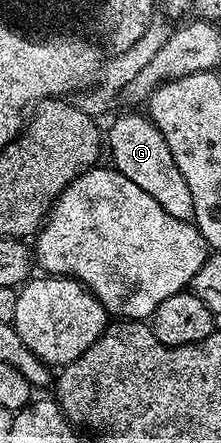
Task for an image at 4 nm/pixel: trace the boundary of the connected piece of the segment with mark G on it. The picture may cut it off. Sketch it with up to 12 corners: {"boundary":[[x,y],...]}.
{"boundary":[[147,113],[106,130],[111,165],[192,222],[194,196]]}

